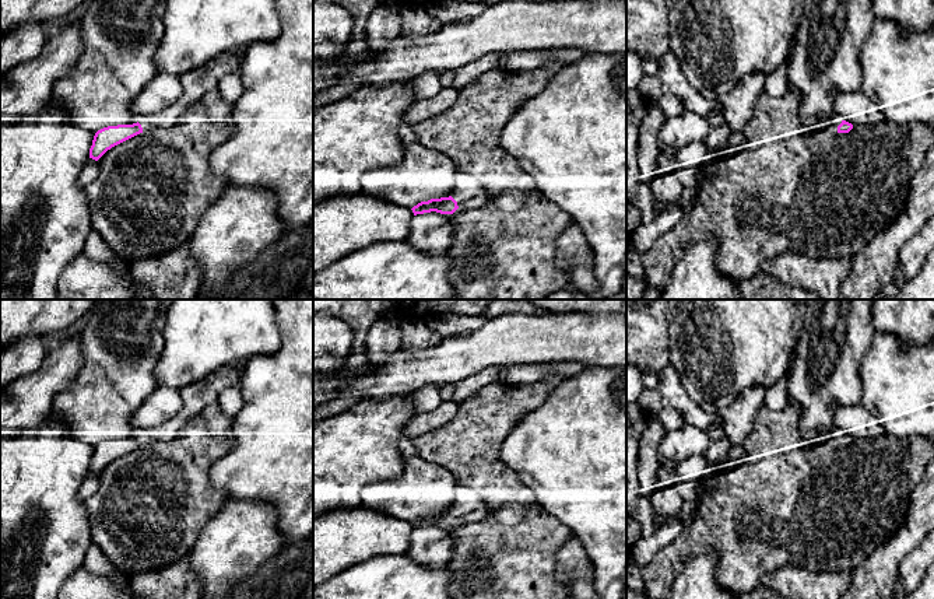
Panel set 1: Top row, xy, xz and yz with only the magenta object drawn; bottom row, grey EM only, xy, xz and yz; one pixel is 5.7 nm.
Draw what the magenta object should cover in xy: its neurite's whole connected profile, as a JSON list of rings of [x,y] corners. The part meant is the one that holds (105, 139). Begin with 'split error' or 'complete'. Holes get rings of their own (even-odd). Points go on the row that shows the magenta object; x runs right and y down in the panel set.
split error; [[[246,48],[224,52],[203,67],[193,69],[180,76],[183,94],[176,104],[159,112],[140,116],[137,123],[108,126],[98,130],[89,148],[89,158],[98,161],[108,150],[140,133],[155,133],[173,126],[180,113],[200,102],[207,92],[217,88],[218,81],[242,62],[245,53]]]

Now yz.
split error; [[[821,115],[819,118],[828,122],[828,126],[824,132],[833,134],[833,133],[849,133],[853,129],[853,125],[843,120],[840,116],[835,115]]]

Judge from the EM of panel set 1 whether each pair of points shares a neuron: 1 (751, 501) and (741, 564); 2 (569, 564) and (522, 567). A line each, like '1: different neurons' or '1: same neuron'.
1: same neuron
2: different neurons

